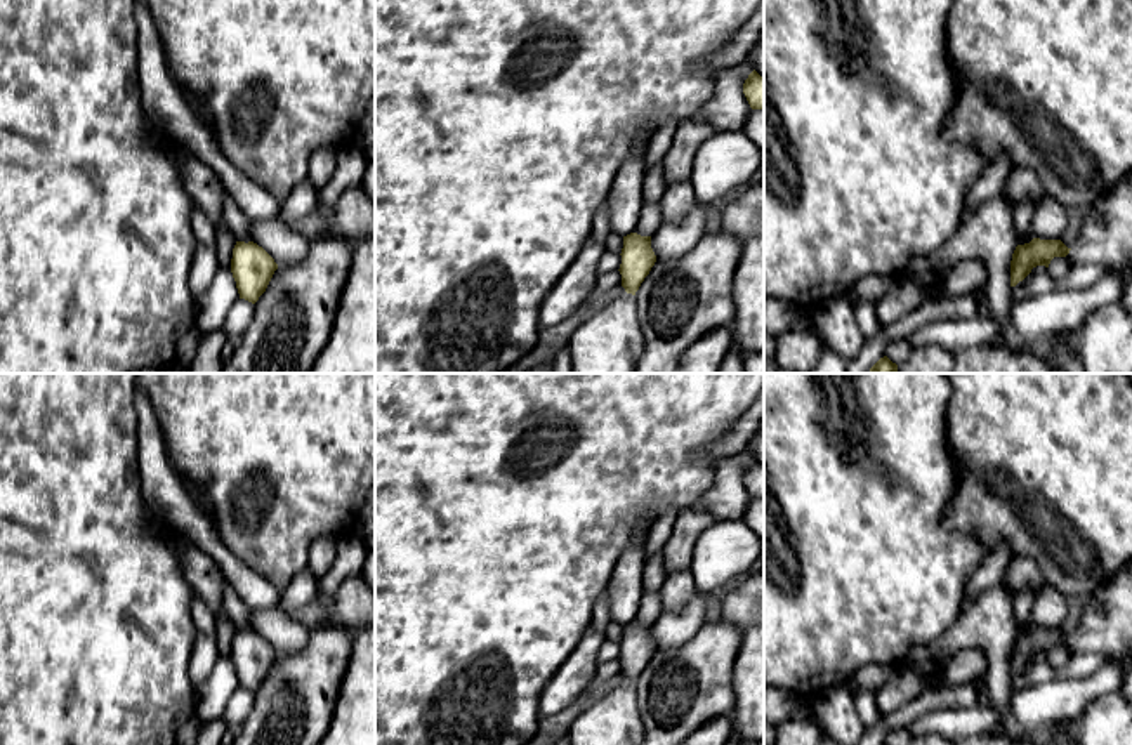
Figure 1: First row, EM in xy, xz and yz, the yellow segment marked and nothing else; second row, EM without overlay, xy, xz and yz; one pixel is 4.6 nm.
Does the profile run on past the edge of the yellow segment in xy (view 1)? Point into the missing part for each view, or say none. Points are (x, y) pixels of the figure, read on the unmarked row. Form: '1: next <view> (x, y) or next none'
1: next none

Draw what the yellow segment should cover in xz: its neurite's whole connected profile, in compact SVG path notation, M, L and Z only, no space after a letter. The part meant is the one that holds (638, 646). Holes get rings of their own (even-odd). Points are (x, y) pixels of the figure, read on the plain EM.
M623 625L622 676L625 681L583 710L569 726L571 745L642 745L644 724L635 702L635 681L656 651L651 625Z

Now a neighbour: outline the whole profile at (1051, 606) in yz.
M1047 585L1038 596L1030 613L1030 622L1040 629L1061 629L1068 615L1068 597Z

